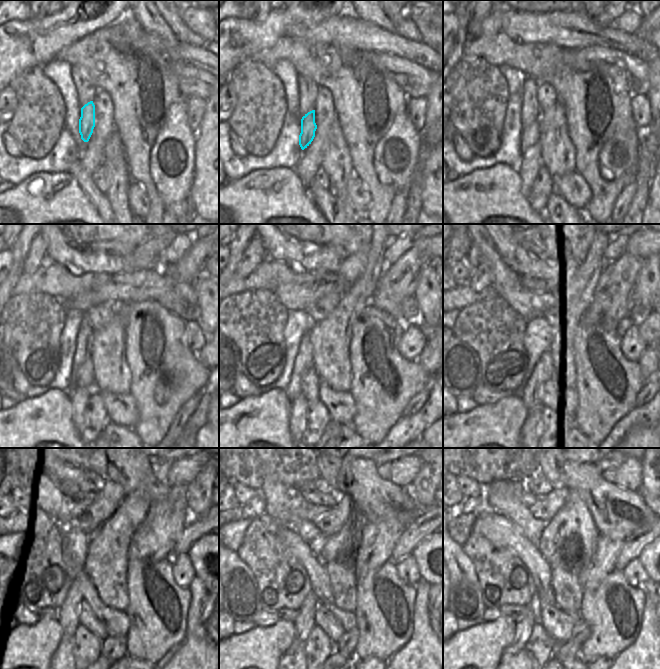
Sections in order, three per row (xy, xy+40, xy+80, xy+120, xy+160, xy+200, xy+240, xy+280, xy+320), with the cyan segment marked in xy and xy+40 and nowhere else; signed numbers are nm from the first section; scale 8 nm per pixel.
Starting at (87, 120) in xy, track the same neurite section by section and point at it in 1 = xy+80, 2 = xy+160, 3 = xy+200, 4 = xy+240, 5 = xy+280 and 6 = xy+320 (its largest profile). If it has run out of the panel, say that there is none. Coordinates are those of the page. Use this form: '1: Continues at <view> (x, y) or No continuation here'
1: Continues at xy+80 (530, 136)
2: Continues at xy+160 (310, 381)
3: Continues at xy+200 (531, 391)
4: Continues at xy+240 (86, 617)
5: Continues at xy+280 (324, 619)
6: Continues at xy+320 (557, 624).

